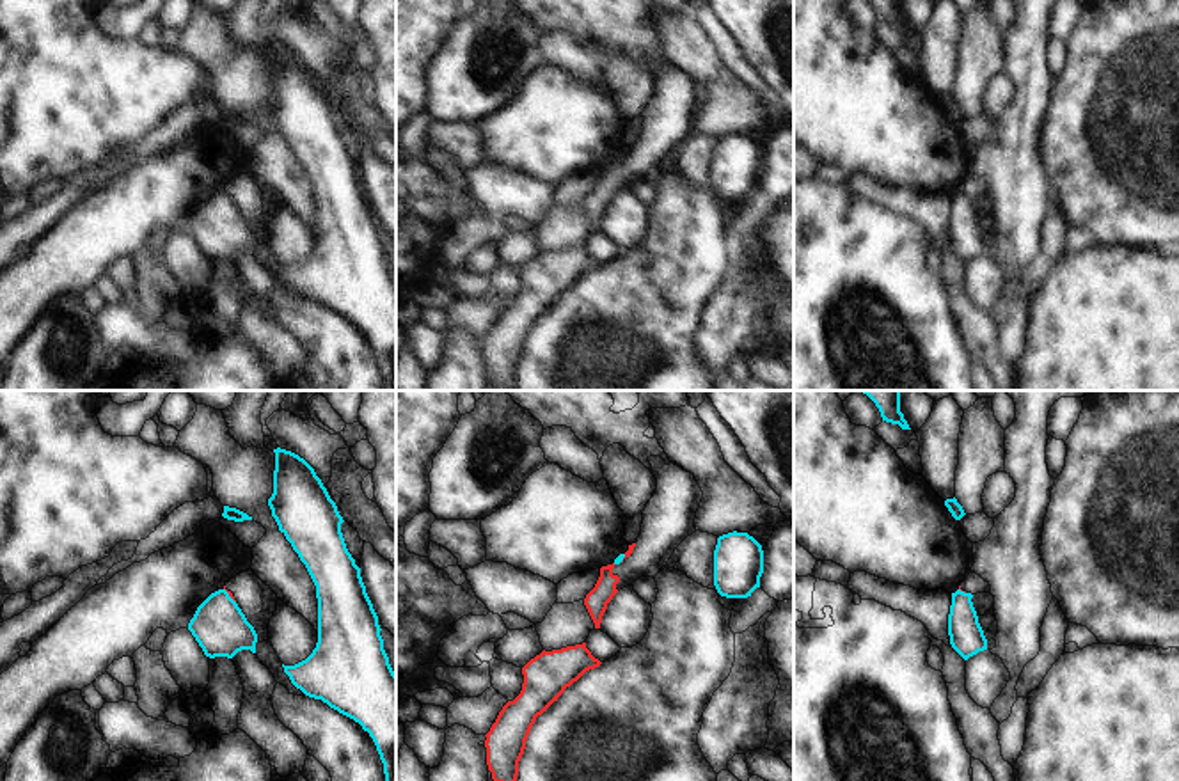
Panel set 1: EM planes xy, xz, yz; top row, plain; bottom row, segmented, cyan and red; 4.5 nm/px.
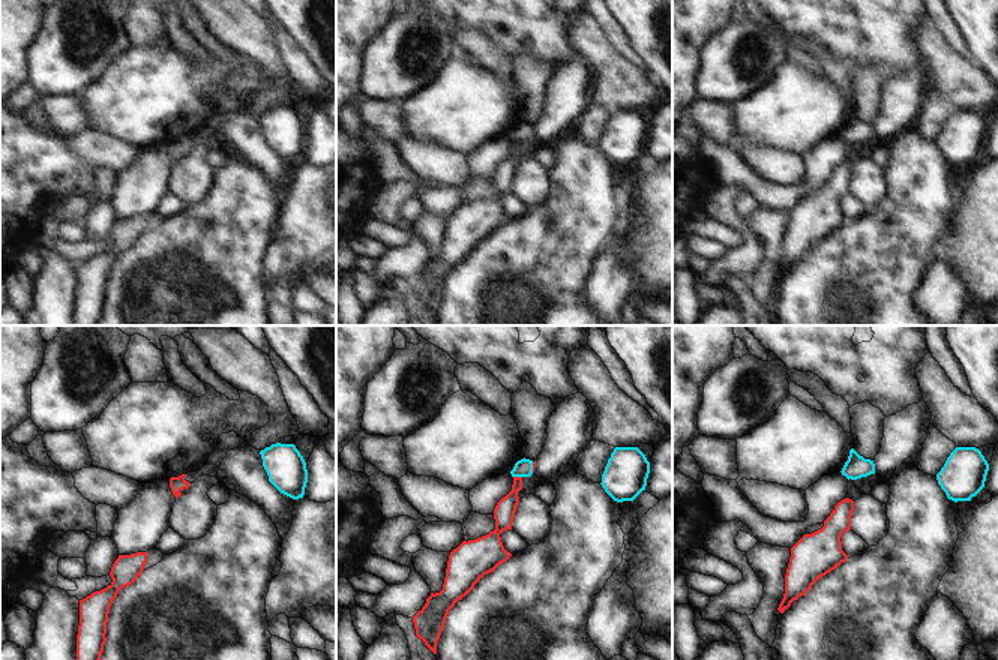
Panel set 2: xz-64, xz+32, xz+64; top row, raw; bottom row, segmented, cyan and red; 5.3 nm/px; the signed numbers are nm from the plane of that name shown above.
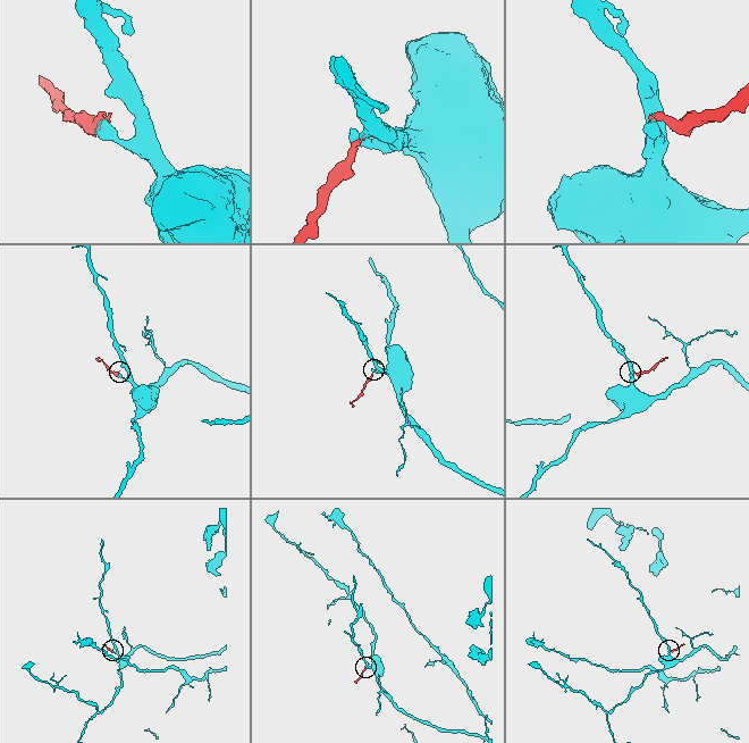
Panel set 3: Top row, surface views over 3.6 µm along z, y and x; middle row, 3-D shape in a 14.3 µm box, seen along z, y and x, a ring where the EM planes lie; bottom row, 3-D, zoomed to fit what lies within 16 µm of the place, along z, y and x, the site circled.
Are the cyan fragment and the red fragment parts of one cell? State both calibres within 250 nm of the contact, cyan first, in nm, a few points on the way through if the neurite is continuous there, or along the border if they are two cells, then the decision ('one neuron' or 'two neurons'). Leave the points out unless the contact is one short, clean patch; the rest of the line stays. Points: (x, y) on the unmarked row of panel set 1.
calibres 240 and 20 nm; border xy (224, 190), (235, 205); two neurons

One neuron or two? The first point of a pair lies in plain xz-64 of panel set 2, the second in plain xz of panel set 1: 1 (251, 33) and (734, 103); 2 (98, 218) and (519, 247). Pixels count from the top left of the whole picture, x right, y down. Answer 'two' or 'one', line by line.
1: one
2: one

